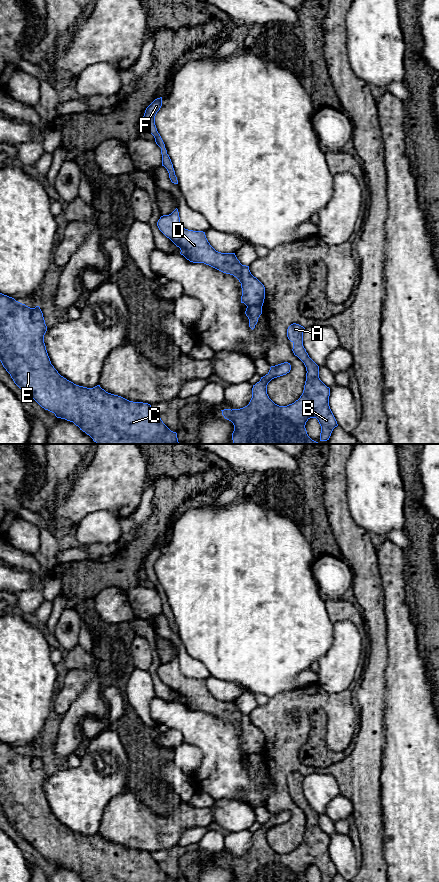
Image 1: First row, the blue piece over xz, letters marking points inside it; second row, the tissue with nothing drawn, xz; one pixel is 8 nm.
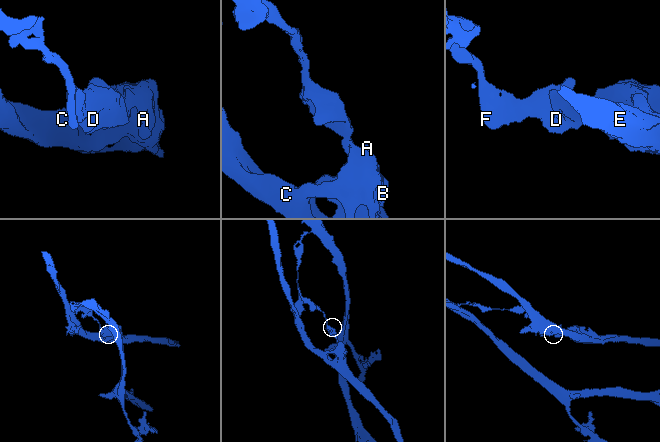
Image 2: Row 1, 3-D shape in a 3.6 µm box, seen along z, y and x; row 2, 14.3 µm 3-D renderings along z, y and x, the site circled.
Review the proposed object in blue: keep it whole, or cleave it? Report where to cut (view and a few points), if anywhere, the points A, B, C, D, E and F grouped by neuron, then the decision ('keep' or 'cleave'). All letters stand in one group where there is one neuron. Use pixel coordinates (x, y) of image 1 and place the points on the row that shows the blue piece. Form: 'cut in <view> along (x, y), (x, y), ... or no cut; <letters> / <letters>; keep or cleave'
cut in xz along (261, 306), (247, 307); A B C E / D F; cleave

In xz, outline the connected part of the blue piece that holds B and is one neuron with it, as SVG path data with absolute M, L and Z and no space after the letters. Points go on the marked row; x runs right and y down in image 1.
M293 323L287 329L287 337L293 343L293 353L306 367L306 381L302 395L294 403L287 406L275 404L267 394L268 383L277 377L286 375L291 365L284 362L271 366L269 372L253 385L252 398L249 404L240 409L224 409L222 415L234 425L233 444L318 444L312 440L305 425L310 418L316 418L321 426L320 441L329 440L331 433L338 426L329 406L330 388L319 378L319 366L309 357L303 346L304 327Z

